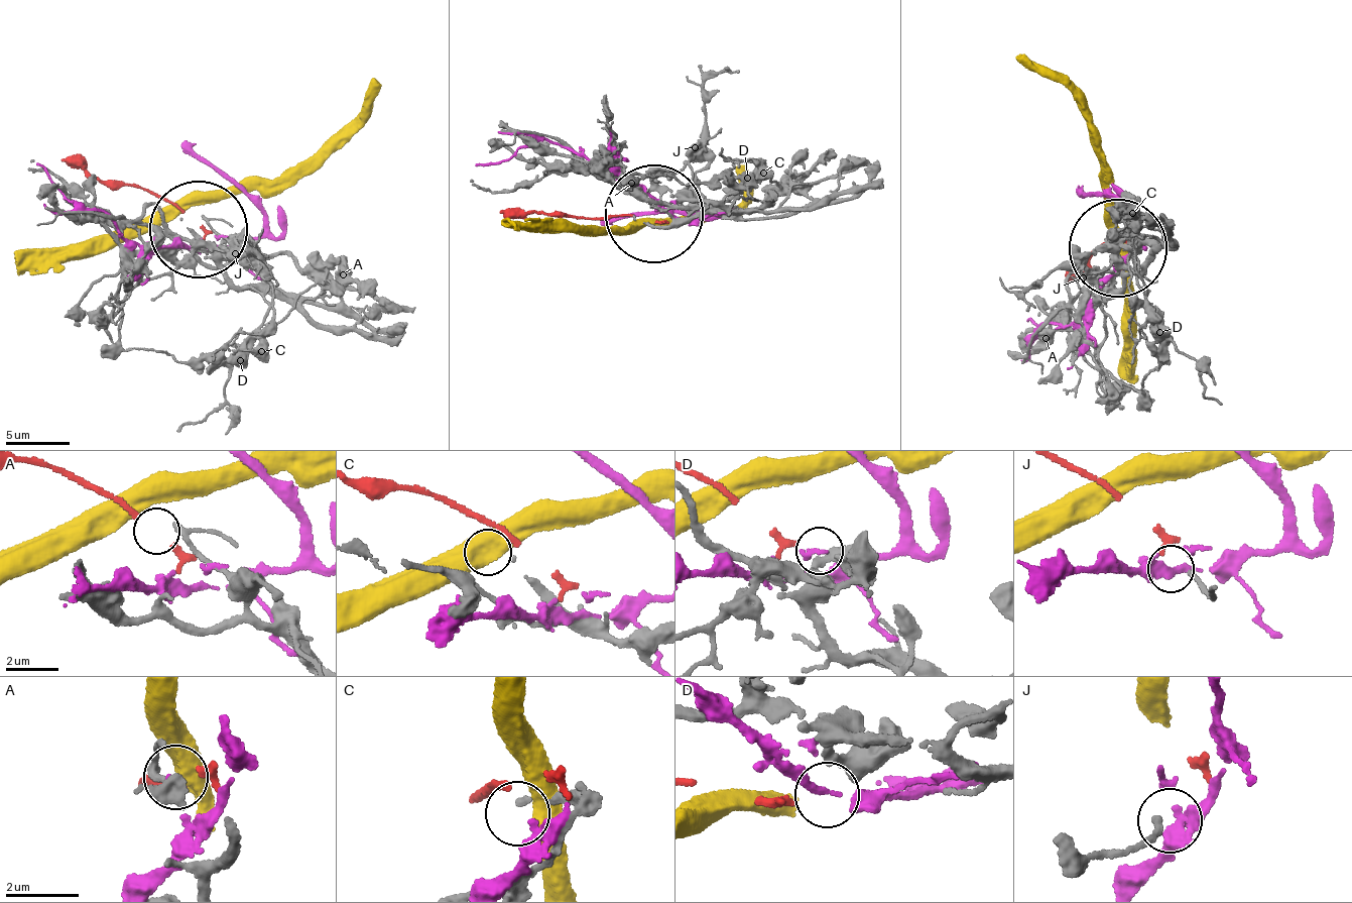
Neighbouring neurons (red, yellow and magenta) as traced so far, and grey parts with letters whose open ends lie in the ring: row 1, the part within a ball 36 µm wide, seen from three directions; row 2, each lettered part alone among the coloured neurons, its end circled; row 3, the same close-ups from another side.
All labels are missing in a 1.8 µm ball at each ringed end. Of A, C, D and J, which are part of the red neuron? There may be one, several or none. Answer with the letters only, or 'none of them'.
D

